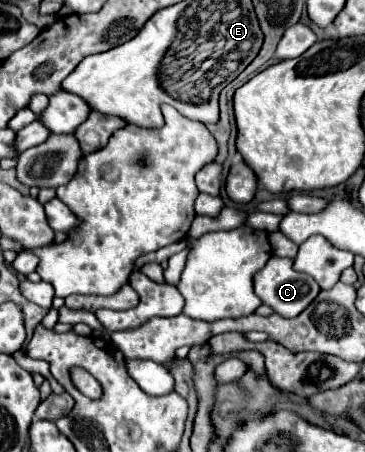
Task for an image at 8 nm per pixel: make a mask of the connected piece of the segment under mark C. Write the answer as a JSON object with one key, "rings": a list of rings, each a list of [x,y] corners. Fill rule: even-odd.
{"rings":[[[271,256],[271,260],[265,264],[265,268],[261,268],[255,274],[253,288],[255,288],[255,294],[263,300],[263,304],[271,306],[277,314],[281,314],[285,318],[299,316],[299,312],[303,312],[319,294],[319,284],[311,276],[307,276],[303,272],[295,272],[293,260],[279,258],[279,256]]]}

